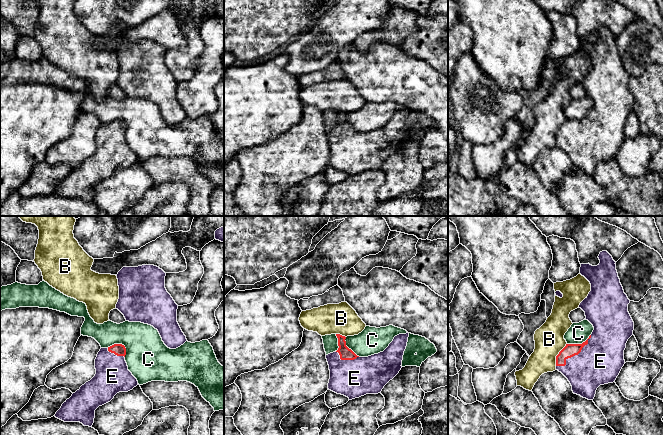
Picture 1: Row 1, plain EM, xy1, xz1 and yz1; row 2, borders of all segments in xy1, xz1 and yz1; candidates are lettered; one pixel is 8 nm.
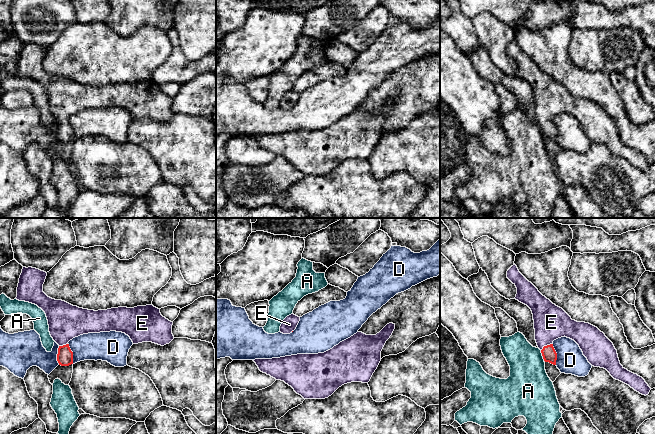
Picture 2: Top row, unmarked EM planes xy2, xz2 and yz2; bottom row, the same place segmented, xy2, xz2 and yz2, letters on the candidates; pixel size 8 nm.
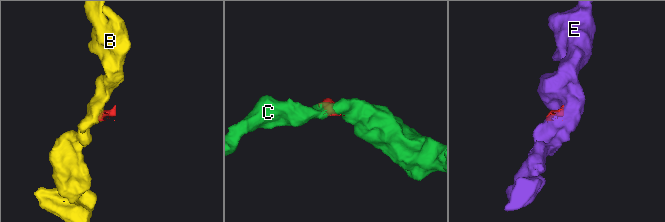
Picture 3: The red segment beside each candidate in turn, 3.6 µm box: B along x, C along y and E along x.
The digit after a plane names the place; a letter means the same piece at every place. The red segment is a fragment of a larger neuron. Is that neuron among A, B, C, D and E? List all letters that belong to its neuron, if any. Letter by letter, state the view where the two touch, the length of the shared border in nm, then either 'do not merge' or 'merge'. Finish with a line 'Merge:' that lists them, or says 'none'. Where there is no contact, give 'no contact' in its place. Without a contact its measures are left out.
A: yz2 | 90 nm | do not merge
B: yz1 | 200 nm | do not merge
C: xy1 | 170 nm | do not merge
D: yz2 | 180 nm | do not merge
E: yz1 | 380 nm | merge
Merge: E

